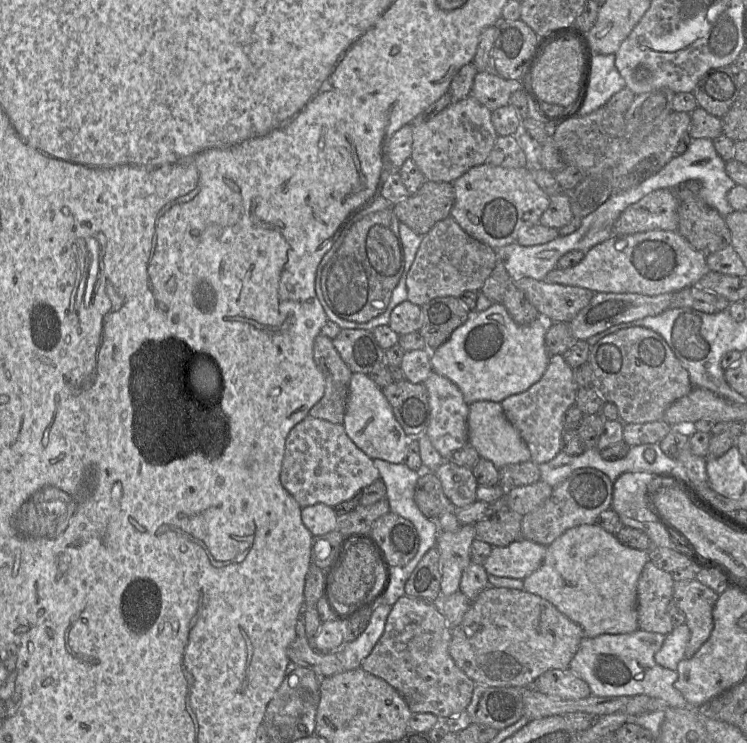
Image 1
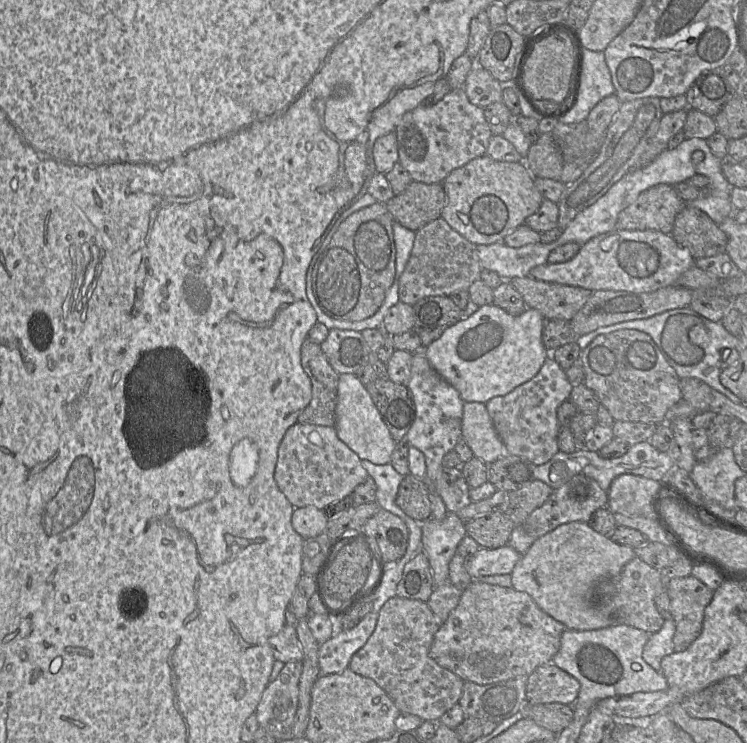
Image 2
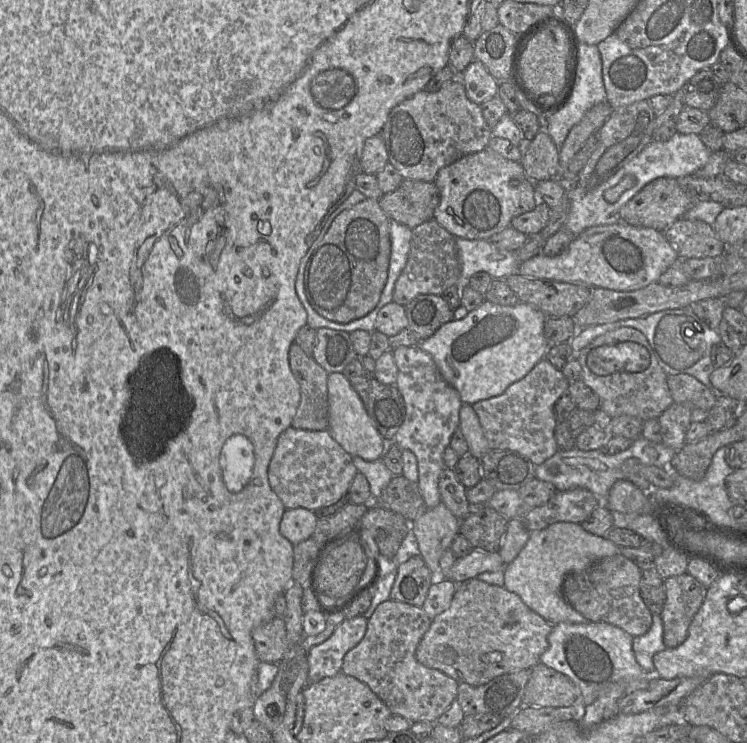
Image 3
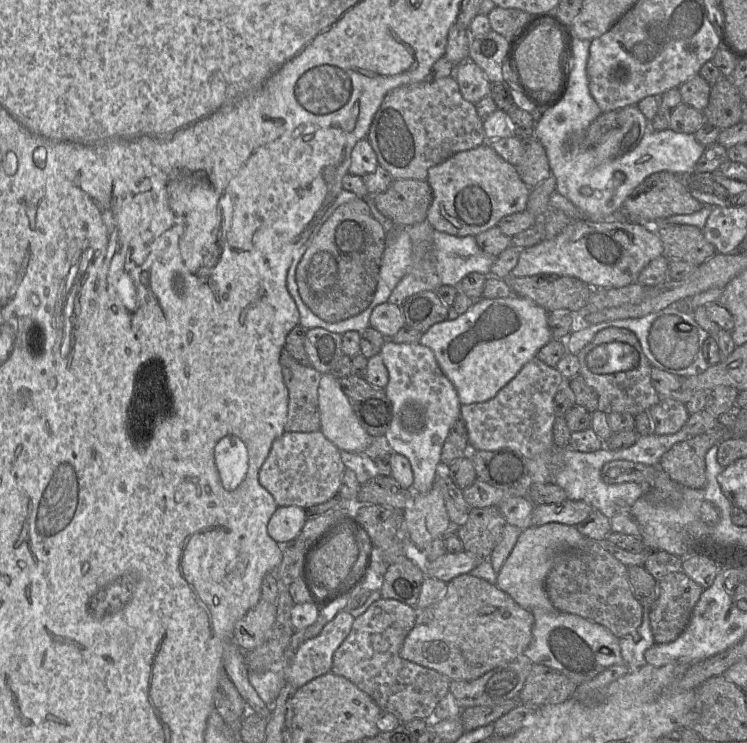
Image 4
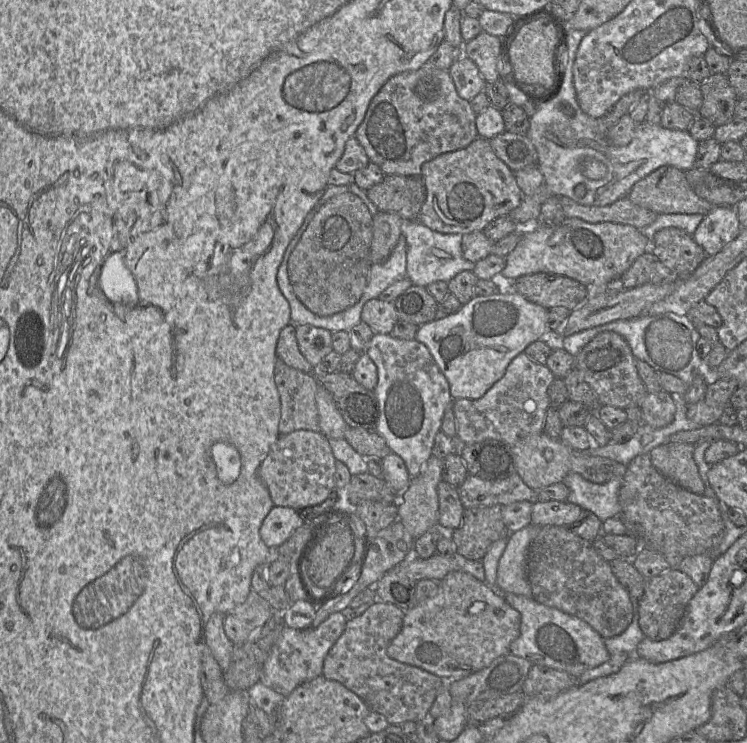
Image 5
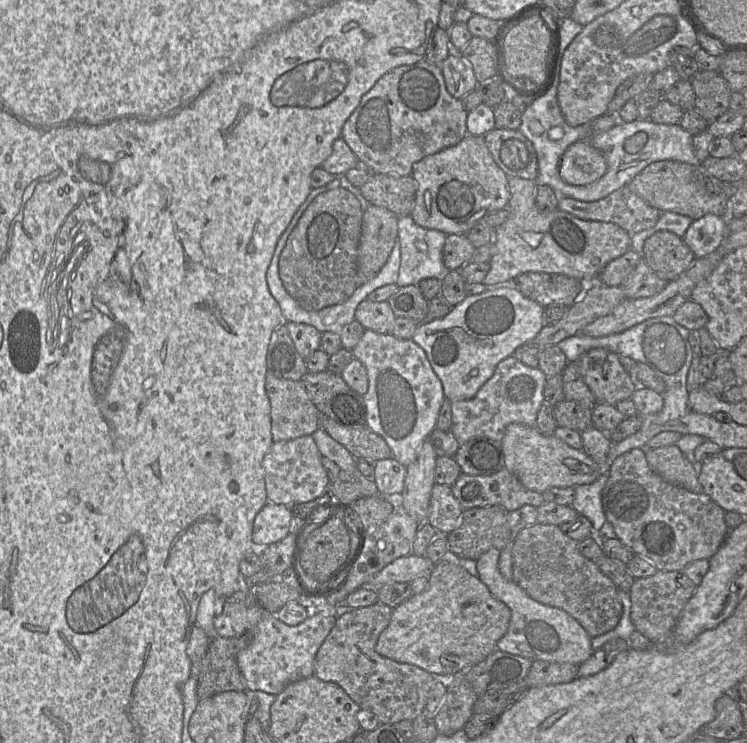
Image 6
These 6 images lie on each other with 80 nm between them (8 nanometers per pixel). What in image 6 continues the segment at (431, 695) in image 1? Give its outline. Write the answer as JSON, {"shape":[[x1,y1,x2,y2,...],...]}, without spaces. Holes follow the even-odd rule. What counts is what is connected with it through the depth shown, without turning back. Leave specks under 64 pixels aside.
{"shape":[[377,602,342,612,314,661,314,676,338,684,362,709,374,713,382,724,413,721,422,714,437,676,413,664,399,663,377,653,376,643,388,626,392,611,393,608]]}

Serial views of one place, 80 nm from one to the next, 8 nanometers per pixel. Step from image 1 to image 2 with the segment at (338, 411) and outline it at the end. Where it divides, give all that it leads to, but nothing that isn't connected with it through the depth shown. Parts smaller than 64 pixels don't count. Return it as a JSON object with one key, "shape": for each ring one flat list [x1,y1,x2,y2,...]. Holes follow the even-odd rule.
{"shape":[[308,338,301,346,301,364,311,380,312,398,297,423,335,427,340,374,333,369,320,344]]}

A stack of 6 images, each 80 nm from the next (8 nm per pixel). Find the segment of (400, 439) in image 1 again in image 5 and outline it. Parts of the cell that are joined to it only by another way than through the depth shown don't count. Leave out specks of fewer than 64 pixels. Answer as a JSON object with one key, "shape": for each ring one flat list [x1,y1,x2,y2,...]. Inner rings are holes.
{"shape":[[321,385,318,386,316,402,319,414,319,432,327,438,344,439,347,428,332,395]]}

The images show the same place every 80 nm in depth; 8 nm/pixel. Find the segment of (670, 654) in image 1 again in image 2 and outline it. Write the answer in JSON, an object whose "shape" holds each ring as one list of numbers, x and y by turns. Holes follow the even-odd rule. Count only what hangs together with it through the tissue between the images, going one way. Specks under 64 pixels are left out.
{"shape":[[664,619,662,628,652,633,643,648,642,657,657,672,661,672,661,660,663,657,675,652,673,636,675,623,673,619]]}

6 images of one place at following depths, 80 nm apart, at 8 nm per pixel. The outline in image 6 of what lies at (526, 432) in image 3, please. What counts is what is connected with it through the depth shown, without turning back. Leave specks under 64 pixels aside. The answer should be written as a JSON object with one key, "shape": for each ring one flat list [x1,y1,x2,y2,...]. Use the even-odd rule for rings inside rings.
{"shape":[[513,355,497,365,492,377,469,399,453,400,451,432,460,444,476,437,487,436,501,441,506,427,512,423,534,427,537,413,544,402,547,376,539,368,521,363]]}

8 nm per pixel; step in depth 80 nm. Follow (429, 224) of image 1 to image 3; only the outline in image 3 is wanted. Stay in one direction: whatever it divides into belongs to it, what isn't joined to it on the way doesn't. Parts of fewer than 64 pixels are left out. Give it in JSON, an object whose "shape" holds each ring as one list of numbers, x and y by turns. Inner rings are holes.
{"shape":[[403,179,395,191,383,194,378,202,390,220,413,229,433,219,440,193,434,182]]}

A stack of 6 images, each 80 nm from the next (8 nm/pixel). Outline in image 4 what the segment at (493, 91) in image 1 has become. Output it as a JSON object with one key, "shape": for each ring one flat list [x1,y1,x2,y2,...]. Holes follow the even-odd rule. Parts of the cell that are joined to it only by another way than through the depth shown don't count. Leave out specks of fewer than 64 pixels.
{"shape":[[471,59,455,65,453,77,459,85,463,98,473,104,491,94,492,83]]}

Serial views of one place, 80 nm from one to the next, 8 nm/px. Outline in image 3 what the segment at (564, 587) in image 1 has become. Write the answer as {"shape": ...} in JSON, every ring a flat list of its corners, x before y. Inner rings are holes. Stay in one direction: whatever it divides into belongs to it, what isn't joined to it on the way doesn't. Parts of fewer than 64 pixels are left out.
{"shape":[[556,522,542,530,530,531,529,538,517,557,507,564,504,569,504,587,517,594,522,601,535,613,542,616,551,624,560,622,586,623,588,620,576,611,564,599,561,588,565,576,572,572,581,572,596,561,620,553,620,547,605,537,596,536,582,528,580,523]]}

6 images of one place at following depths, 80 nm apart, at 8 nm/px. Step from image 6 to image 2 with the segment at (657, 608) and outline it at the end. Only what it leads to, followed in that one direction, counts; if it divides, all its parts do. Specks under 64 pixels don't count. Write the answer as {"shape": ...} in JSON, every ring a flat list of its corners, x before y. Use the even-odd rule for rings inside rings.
{"shape":[[693,576,666,580,666,588,675,623,674,651,681,652,701,634,704,611,714,591]]}

